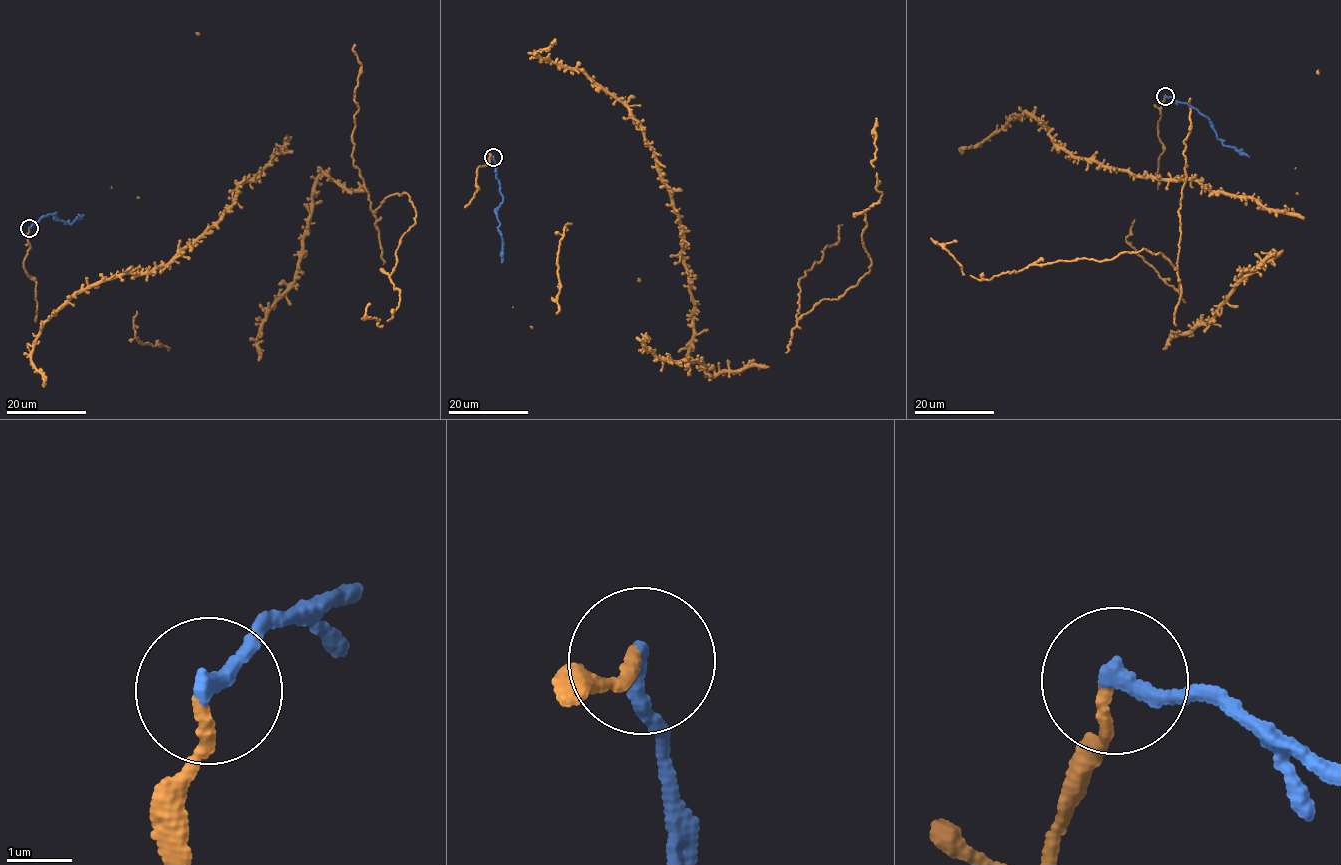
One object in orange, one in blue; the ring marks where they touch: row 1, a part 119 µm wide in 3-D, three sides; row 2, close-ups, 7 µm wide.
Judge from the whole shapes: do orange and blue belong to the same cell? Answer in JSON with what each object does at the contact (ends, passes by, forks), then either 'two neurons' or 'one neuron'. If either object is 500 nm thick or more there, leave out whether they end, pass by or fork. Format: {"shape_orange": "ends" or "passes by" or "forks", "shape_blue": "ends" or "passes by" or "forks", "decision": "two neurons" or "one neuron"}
{"shape_orange": "ends", "shape_blue": "ends", "decision": "two neurons"}

